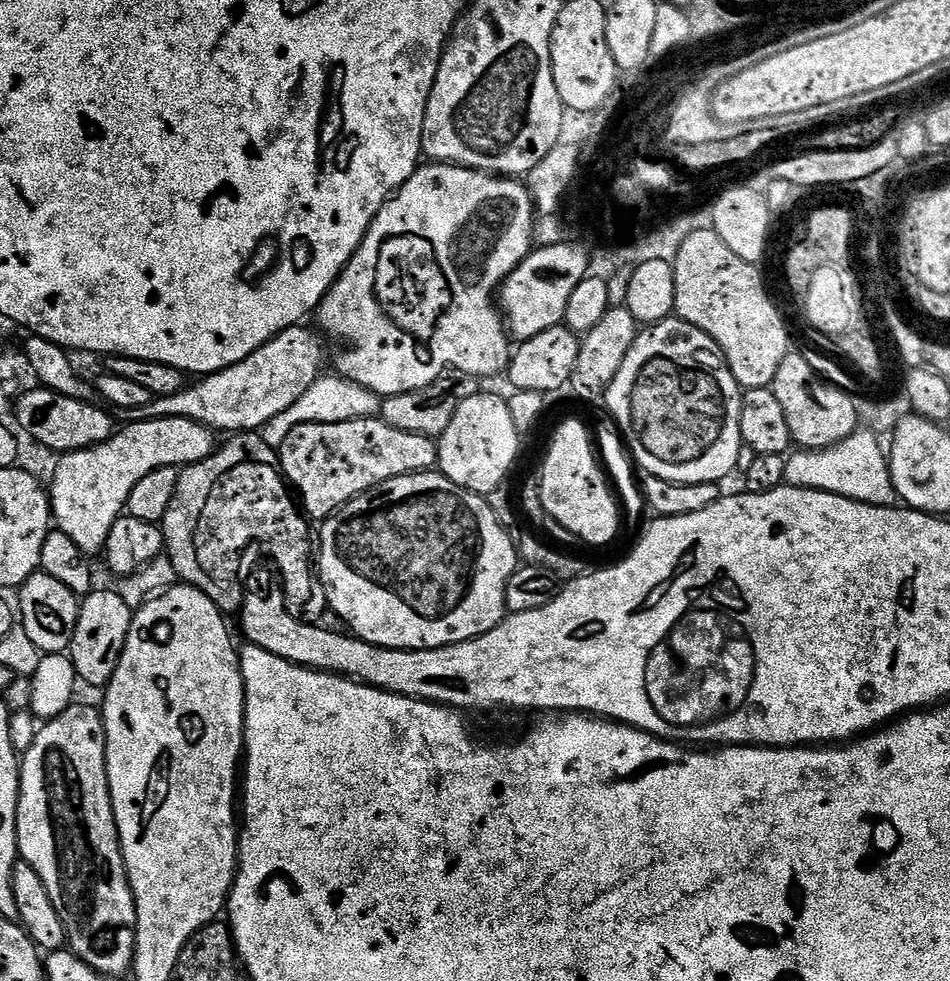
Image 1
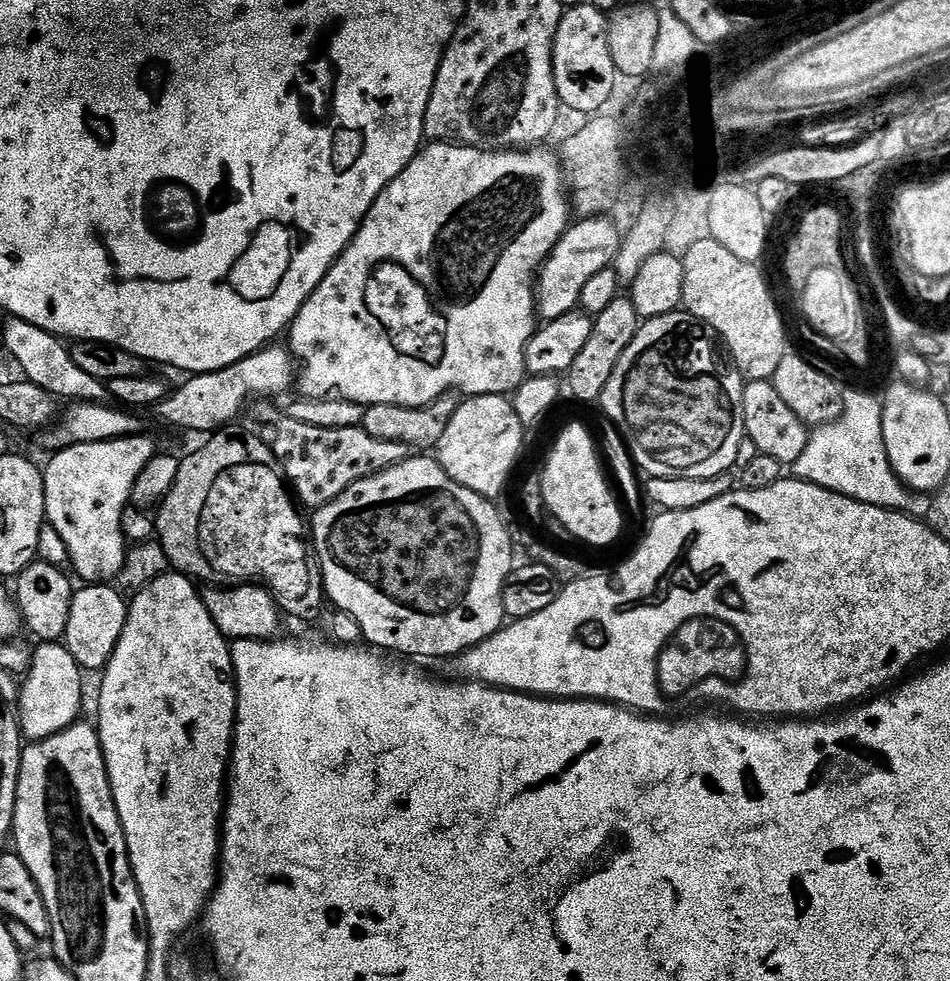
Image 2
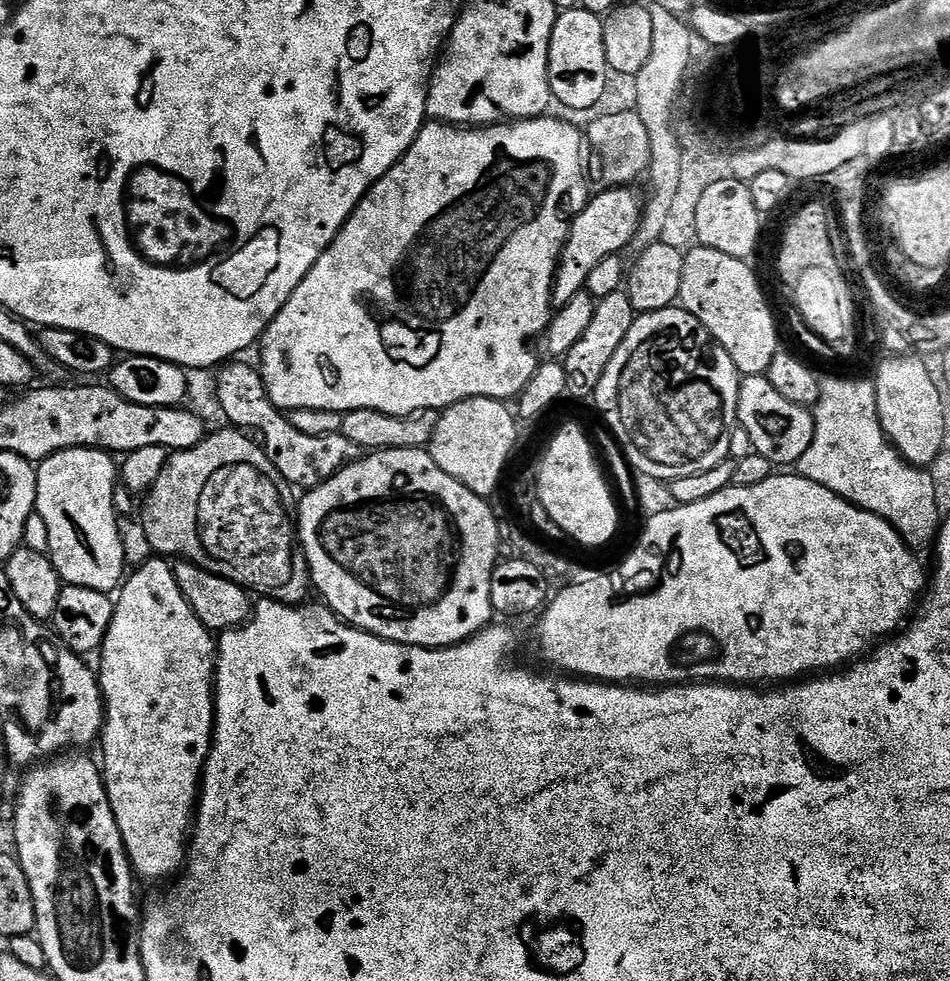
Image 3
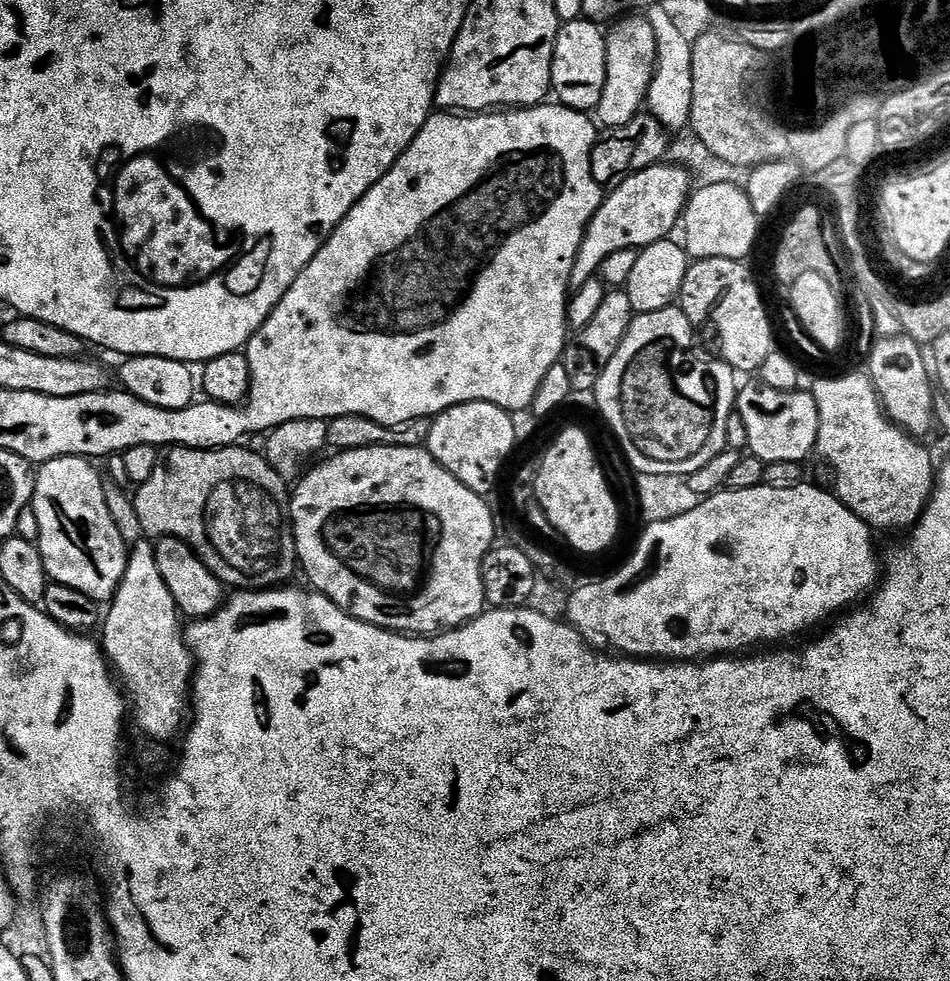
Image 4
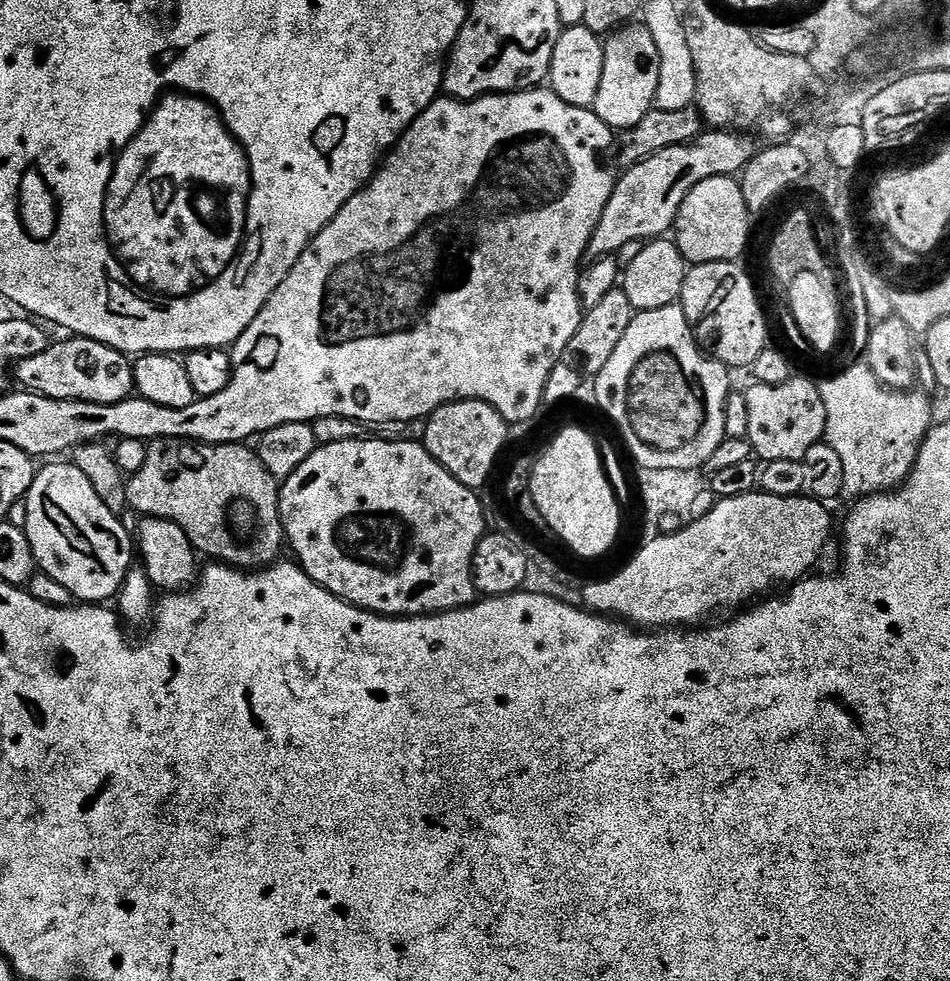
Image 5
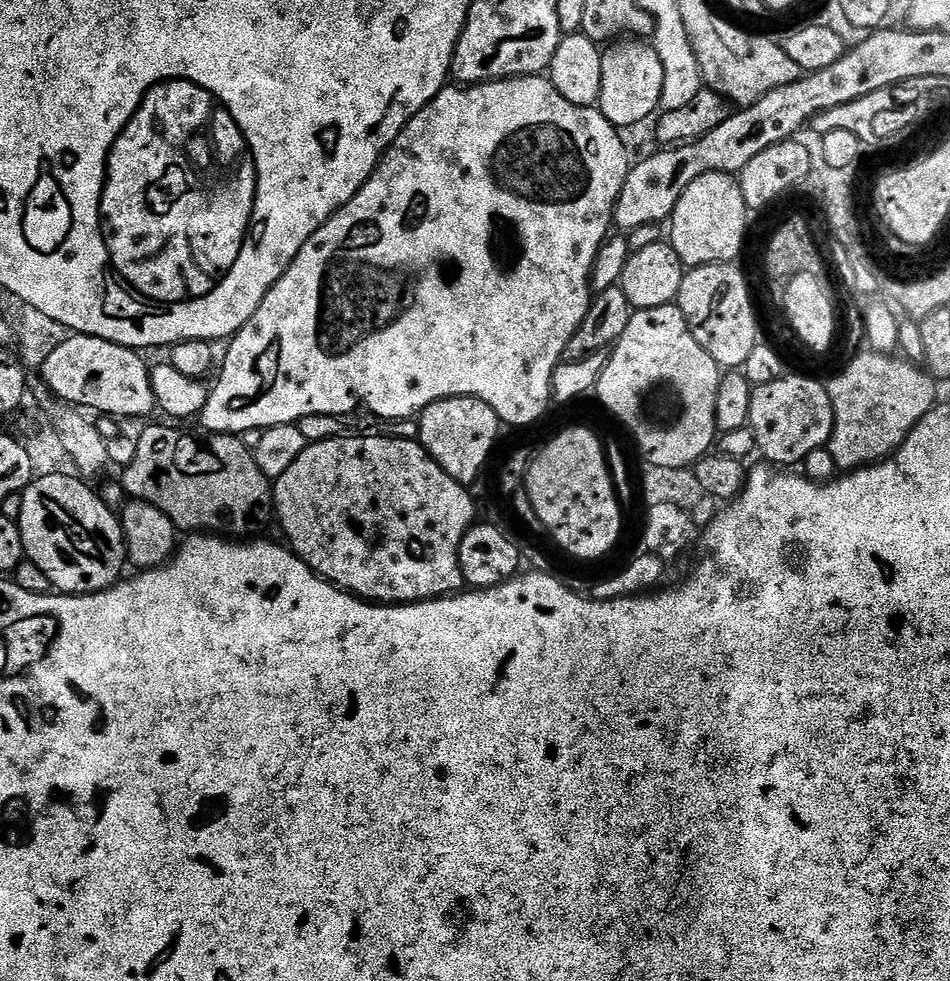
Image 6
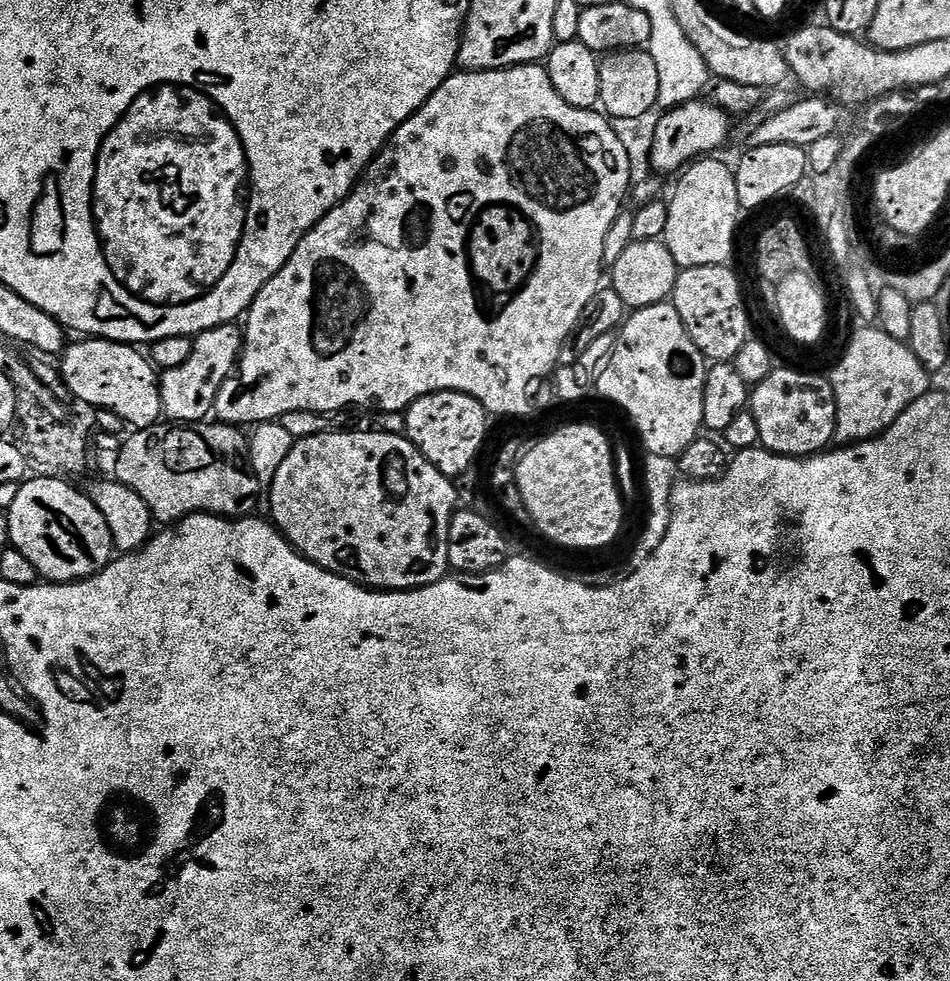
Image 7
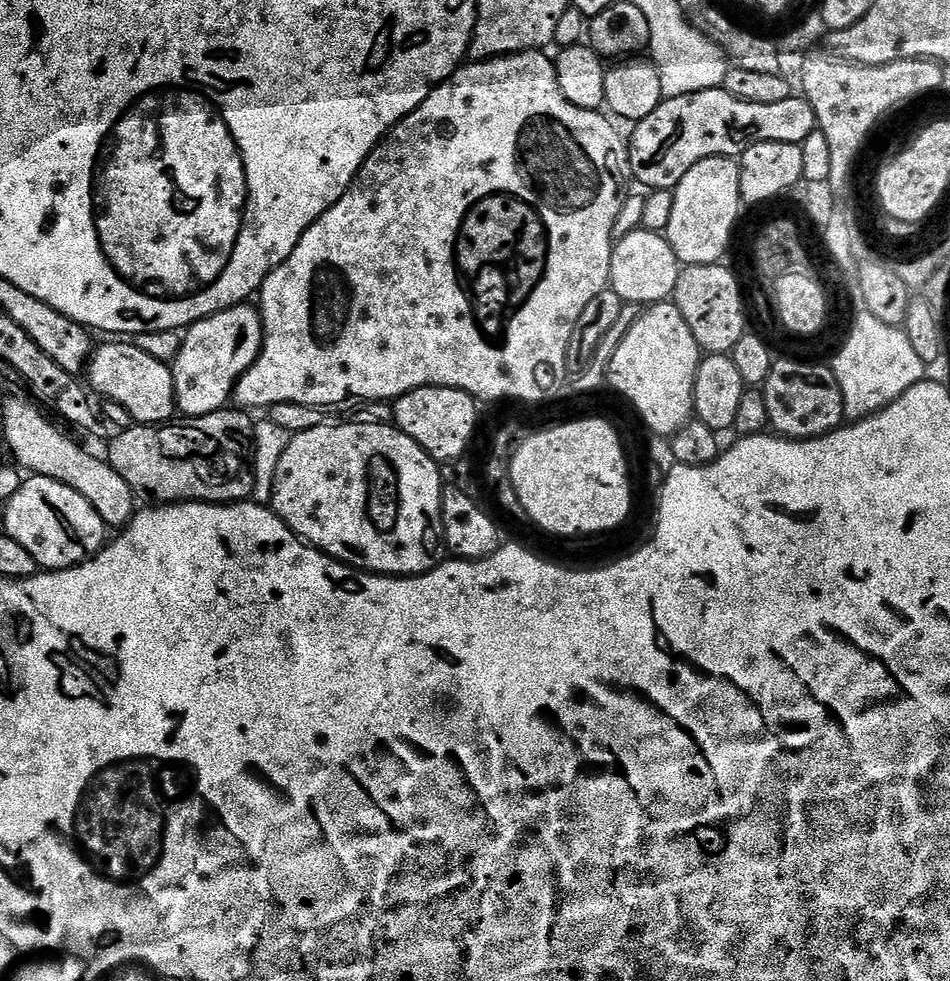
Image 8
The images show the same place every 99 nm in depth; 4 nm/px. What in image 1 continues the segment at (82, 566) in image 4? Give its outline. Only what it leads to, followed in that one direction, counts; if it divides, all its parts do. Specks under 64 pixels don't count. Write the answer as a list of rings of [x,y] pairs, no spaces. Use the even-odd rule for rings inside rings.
[[[171,416],[157,420],[138,420],[125,423],[121,428],[124,428],[121,432],[119,429],[109,440],[95,444],[93,448],[83,448],[61,455],[57,474],[50,483],[50,503],[55,527],[72,538],[85,554],[103,553],[104,543],[114,522],[125,511],[131,491],[142,478],[162,467],[180,470],[189,464],[202,462],[218,447],[218,436],[215,431],[210,430],[205,424],[186,418]]]

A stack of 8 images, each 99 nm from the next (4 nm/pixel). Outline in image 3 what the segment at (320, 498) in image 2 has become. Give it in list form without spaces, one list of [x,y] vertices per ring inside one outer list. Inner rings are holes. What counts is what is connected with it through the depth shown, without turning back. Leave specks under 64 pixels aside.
[[[228,362],[215,373],[216,376],[216,400],[224,411],[224,416],[229,425],[241,430],[253,430],[257,428],[262,435],[268,436],[266,451],[270,462],[286,478],[296,490],[311,490],[320,484],[325,484],[334,474],[338,474],[346,466],[361,459],[362,450],[350,442],[340,432],[328,435],[302,434],[288,421],[287,415],[279,408],[273,406],[266,394],[266,386],[259,371],[248,364],[236,364],[240,362]]]

